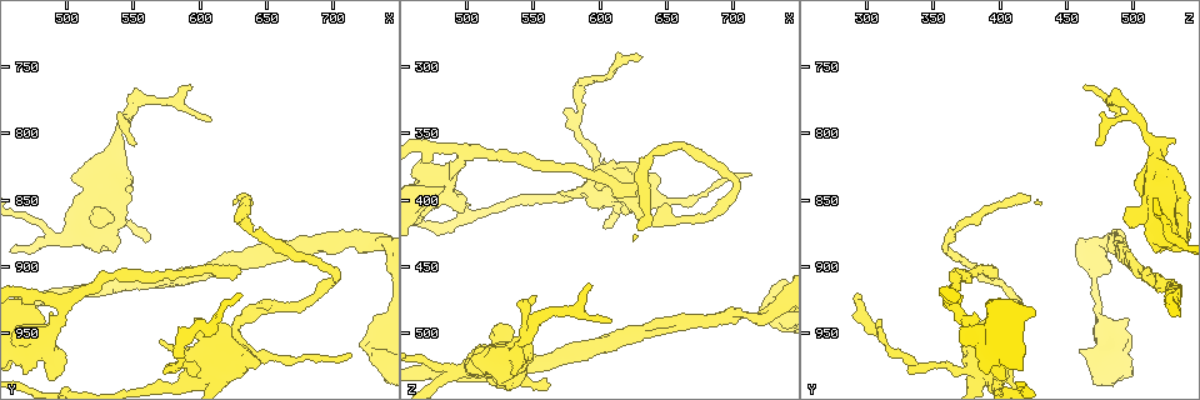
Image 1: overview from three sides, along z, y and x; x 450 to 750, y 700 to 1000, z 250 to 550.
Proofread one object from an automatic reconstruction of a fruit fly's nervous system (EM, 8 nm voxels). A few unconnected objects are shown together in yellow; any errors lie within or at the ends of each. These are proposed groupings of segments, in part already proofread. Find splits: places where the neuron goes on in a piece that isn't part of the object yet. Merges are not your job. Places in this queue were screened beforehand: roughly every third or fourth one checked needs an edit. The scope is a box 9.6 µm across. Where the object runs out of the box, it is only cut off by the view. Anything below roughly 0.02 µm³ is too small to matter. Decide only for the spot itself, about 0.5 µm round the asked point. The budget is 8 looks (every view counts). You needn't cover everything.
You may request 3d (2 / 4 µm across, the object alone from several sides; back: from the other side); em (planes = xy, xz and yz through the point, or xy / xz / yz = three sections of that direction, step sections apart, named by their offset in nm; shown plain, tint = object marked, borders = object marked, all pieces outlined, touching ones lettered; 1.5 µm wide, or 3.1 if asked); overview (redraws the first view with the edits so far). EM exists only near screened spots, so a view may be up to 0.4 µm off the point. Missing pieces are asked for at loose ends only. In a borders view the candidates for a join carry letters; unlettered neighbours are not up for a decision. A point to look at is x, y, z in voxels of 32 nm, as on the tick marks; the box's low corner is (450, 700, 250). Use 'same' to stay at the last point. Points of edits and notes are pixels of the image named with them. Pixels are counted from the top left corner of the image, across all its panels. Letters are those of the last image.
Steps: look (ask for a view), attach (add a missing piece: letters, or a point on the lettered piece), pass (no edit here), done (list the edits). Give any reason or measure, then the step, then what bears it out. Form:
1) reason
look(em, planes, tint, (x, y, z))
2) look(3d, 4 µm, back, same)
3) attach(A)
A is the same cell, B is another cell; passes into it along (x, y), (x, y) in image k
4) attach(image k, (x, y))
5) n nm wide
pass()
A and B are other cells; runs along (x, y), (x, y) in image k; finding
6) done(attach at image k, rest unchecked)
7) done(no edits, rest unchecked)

branch stops here
look(3d, 4 µm, (632, 922, 294))

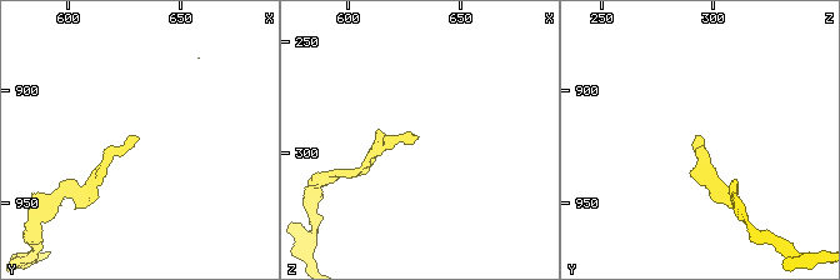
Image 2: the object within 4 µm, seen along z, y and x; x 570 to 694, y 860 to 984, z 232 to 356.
look(em, planes, tint, (630, 920, 294))

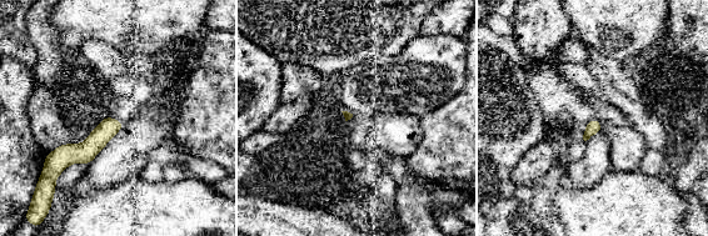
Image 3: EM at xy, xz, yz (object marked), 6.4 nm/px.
look(em, planes, borders, same)

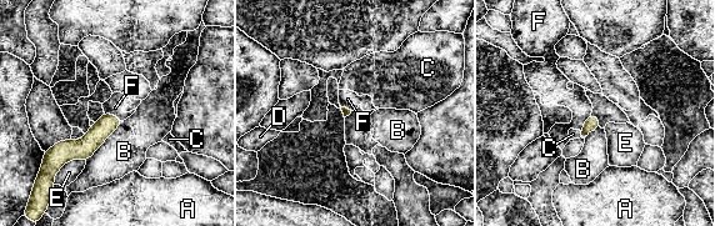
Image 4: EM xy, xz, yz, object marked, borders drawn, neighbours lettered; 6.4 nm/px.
pass()
A, B, C, D, E and F are other cells; runs along (118, 121), (83, 149), (51, 154) in image 4; no lettered piece goes on from it

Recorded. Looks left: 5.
branch stops here
look(3d, 4 µm, (642, 972, 382))

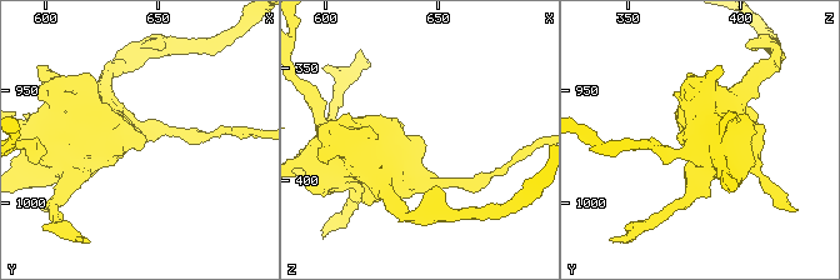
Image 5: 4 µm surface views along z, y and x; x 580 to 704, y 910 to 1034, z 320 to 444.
now the EM
look(em, 3.1 µm, planes, borders, (643, 972, 382))

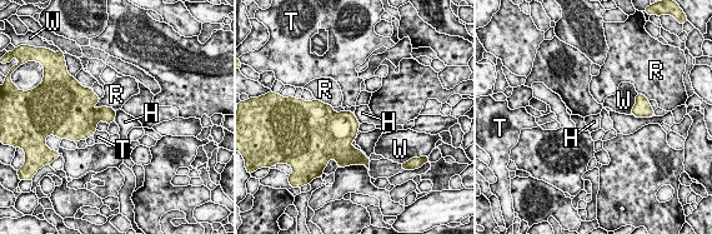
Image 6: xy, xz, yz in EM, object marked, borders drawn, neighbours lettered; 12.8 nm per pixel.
pass()
H, R, T and W are other cells; border along (116, 110), (114, 120) in image 6; no lettered piece goes on from it

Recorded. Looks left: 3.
stops while still wide
look(em, planes, borders, (476, 928, 398))

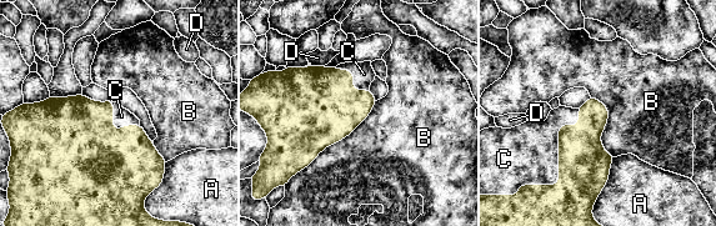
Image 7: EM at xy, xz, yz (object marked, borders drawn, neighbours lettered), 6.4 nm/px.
attach(C)
C is the same cell, A, B and D are other cells; the neuron continues

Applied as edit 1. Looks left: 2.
done(attach at image 7, rest unchecked)

